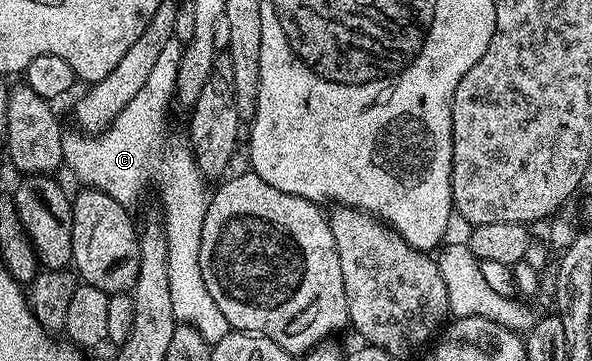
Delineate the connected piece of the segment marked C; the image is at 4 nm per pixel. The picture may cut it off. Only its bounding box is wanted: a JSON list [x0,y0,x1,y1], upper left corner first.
[63,38,232,345]

